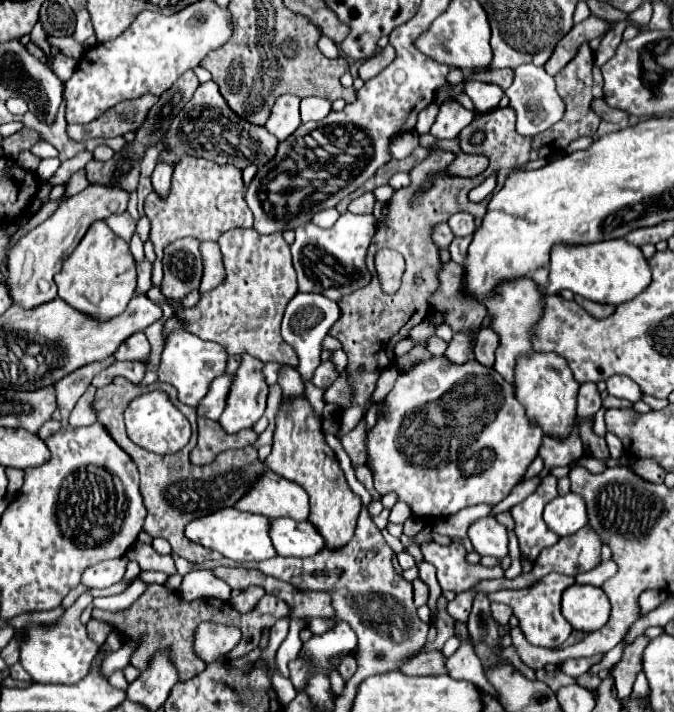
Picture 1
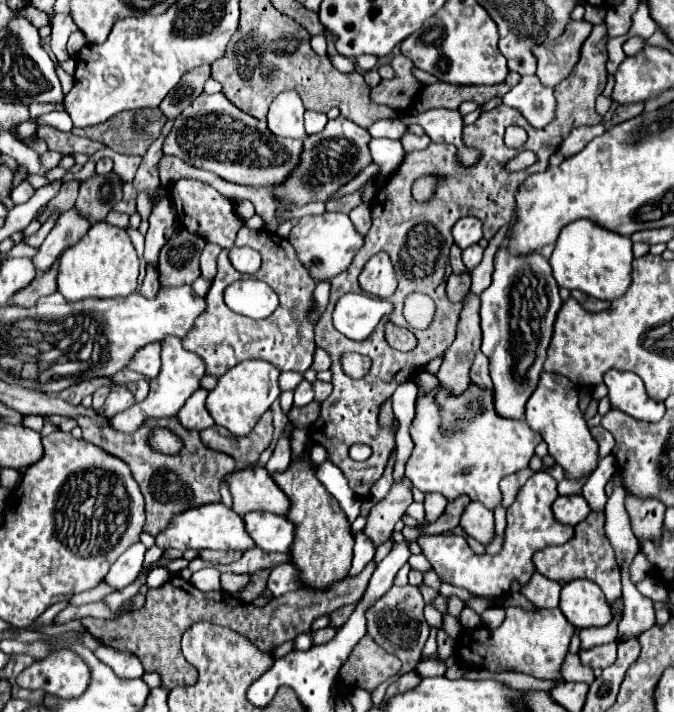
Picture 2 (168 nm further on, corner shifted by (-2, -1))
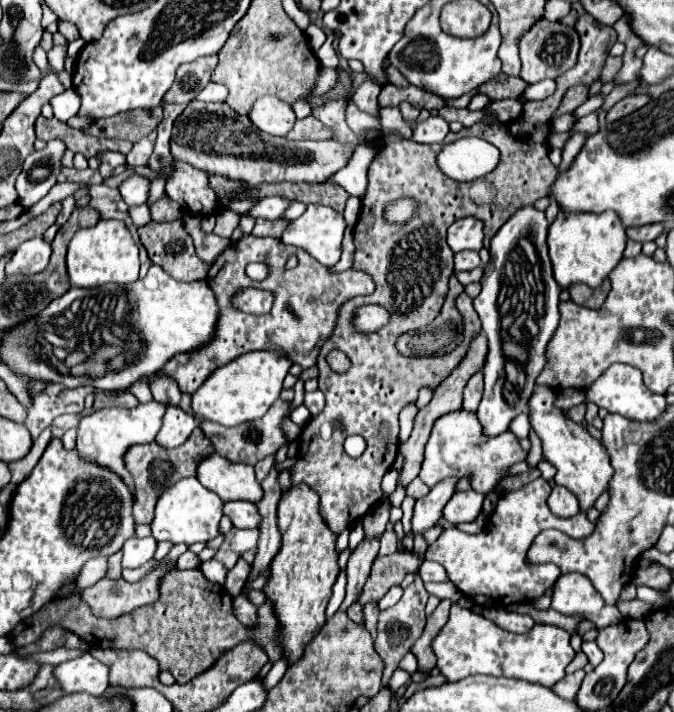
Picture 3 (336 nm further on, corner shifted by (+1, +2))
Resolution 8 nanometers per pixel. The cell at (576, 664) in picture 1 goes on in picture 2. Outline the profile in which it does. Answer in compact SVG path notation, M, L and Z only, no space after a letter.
M615 642L595 646L591 650L583 650L579 656L581 656L583 664L587 664L591 668L607 668L607 666L611 666L615 662L615 656L617 656Z

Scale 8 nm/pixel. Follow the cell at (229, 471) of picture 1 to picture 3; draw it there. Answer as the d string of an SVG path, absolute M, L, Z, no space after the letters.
M194 429L188 441L174 449L164 449L162 445L156 445L156 441L146 443L146 445L132 445L128 453L124 453L124 465L134 477L134 519L138 525L150 525L152 523L152 513L156 509L156 499L160 499L160 493L168 489L168 485L174 485L176 481L184 477L196 477L196 469L202 459L210 457L214 453L212 443L206 439L202 429Z

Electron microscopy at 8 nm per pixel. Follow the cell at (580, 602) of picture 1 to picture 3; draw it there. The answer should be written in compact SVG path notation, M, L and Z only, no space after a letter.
M568 573L558 577L558 581L554 583L552 609L562 615L580 615L582 619L592 621L596 629L622 621L616 605L606 605L588 577L584 577L582 573Z

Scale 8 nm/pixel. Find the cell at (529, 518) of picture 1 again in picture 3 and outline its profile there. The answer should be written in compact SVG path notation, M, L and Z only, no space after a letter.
M538 477L518 491L500 495L500 501L490 517L490 529L478 535L468 535L456 527L448 527L428 547L426 559L440 563L446 569L450 581L458 587L458 591L462 591L462 595L470 597L482 607L506 607L544 595L544 591L550 589L560 577L560 569L552 563L526 564L526 551L534 537L544 529L558 529L574 539L582 539L594 529L592 521L588 521L584 513L570 519L560 519L552 515L546 505L550 491L550 483L544 477Z

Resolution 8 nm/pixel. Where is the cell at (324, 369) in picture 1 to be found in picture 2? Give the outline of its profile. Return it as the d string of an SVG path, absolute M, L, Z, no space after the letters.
M313 382L313 392L315 392L315 402L323 402L331 394L331 384L329 382Z

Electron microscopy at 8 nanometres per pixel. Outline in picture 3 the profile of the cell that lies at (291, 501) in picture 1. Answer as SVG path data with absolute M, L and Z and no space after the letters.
M216 453L200 463L196 479L206 489L218 493L224 503L228 501L258 503L260 497L264 497L264 489L258 483L252 465L234 463Z

